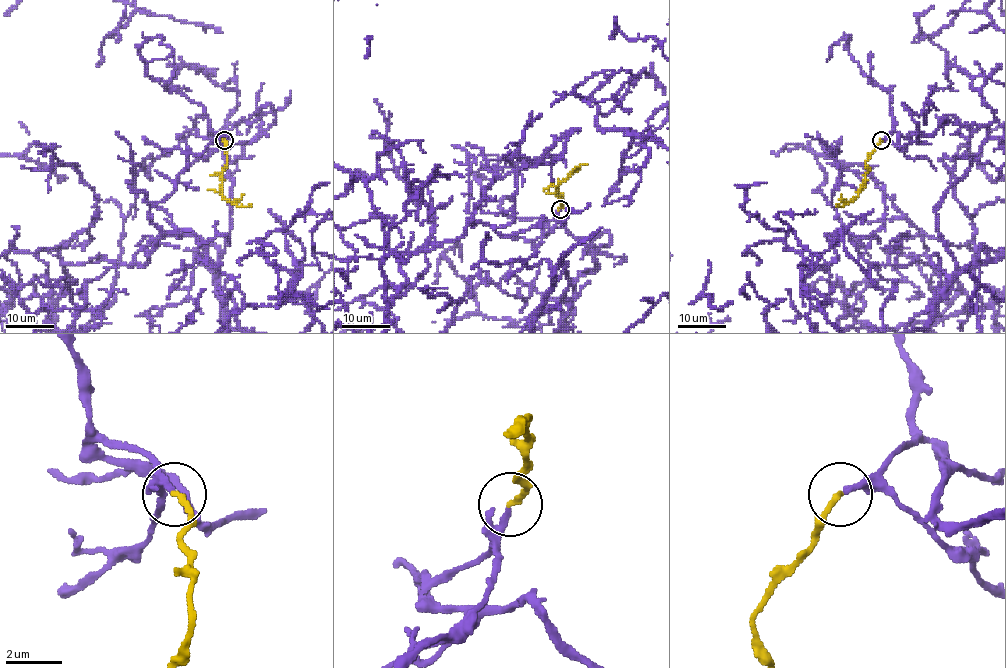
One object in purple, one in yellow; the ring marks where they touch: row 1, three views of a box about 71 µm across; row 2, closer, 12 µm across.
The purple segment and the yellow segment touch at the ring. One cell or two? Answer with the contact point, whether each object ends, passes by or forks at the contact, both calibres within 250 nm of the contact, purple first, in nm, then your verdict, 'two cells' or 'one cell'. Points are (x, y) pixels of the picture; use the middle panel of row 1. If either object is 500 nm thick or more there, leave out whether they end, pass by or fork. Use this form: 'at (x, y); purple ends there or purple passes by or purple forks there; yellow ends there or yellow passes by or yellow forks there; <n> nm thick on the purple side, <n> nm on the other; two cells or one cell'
at (560, 209); purple ends there; yellow ends there; 200 nm thick on the purple side, 200 nm on the other; one cell

